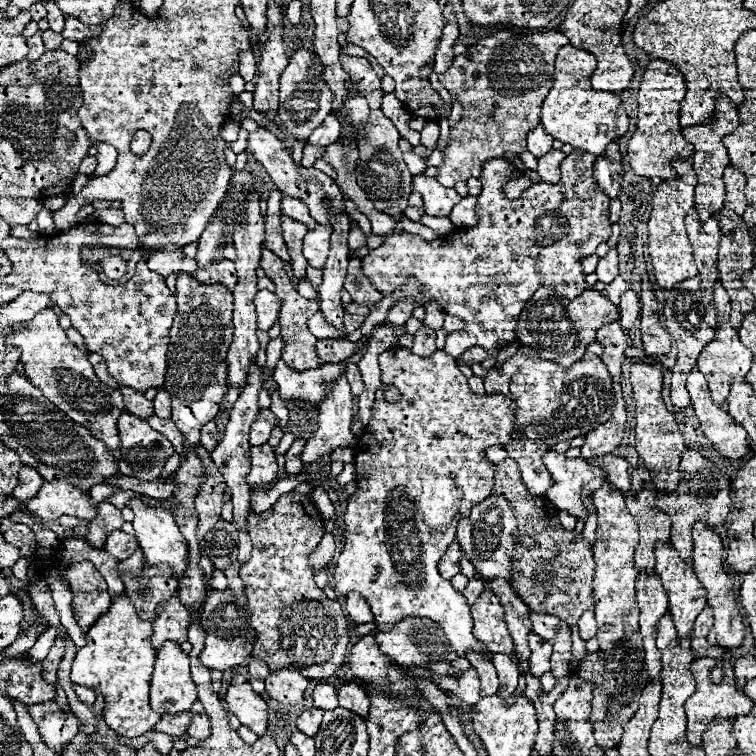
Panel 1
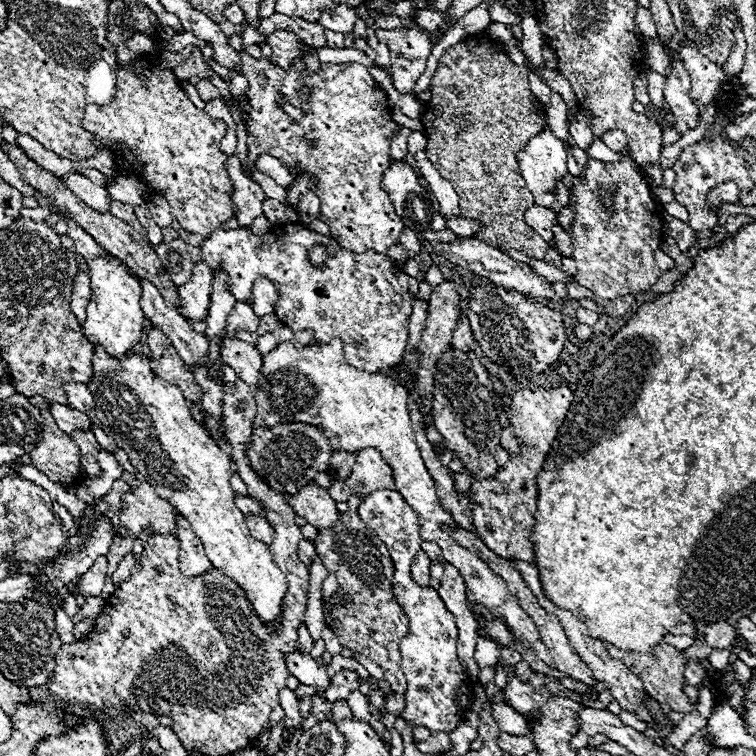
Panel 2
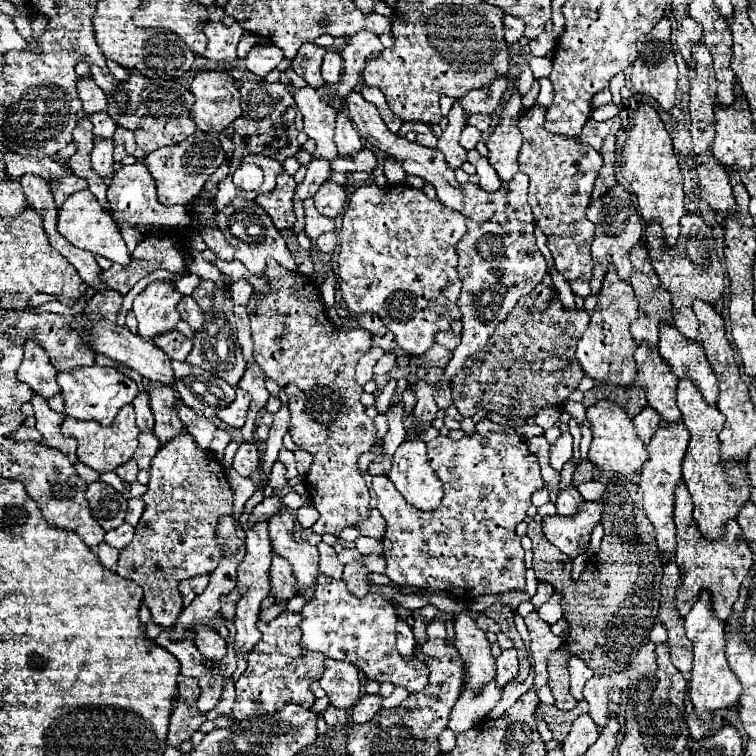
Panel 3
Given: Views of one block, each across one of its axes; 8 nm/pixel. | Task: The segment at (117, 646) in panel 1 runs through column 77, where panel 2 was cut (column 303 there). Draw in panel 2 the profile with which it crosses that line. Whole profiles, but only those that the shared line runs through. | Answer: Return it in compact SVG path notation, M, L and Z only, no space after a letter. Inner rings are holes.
M294 650L292 654L286 656L286 664L288 664L290 674L294 674L302 684L314 686L318 694L320 694L322 690L326 690L326 686L328 686L328 682L330 682L330 676L328 676L328 672L326 672L324 666L318 666L318 664L312 660L310 654Z

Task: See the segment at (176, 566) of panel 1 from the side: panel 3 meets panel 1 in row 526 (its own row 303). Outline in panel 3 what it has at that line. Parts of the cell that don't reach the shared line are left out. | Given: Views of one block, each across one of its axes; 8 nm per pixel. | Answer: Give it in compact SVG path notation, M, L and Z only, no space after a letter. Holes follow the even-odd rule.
M168 280L150 282L134 300L132 312L138 318L138 332L142 338L152 340L166 330L172 330L178 320L178 302L182 294Z

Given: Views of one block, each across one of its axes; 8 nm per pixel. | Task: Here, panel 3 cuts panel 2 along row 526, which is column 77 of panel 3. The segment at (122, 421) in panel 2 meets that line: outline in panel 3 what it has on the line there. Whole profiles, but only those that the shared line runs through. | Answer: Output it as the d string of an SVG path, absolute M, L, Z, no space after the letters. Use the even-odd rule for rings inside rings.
M80 190L62 204L62 208L58 210L58 232L76 248L88 250L96 256L104 256L116 264L130 262L130 254L120 236L120 228L116 226L112 216L102 210L102 206L98 206L98 200L94 198L94 194L90 194L90 190Z

